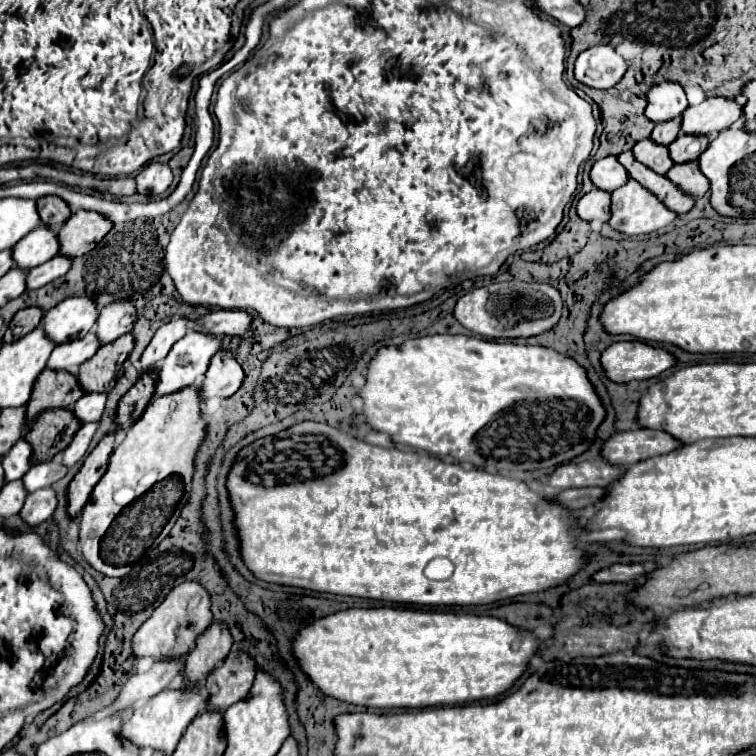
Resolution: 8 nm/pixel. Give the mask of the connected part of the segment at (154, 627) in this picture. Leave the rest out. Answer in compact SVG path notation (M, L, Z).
M200 583L176 585L136 631L132 639L132 653L134 657L154 657L154 661L184 657L194 647L198 635L202 635L210 625L212 625L212 613L206 589Z

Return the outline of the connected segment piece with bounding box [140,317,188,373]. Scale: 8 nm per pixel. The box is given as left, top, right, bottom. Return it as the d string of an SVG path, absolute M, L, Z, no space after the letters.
M184 317L162 325L140 357L142 373L154 371L158 367L158 361L164 359L164 355L168 355L172 343L176 343L176 339L180 339L186 331L188 331L188 319L184 319Z

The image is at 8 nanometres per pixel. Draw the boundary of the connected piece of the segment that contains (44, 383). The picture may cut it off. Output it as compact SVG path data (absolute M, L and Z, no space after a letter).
M44 369L40 377L34 383L30 401L26 403L26 419L32 425L32 421L46 409L68 409L72 407L80 397L82 389L78 385L78 379L70 375L68 371L50 371Z

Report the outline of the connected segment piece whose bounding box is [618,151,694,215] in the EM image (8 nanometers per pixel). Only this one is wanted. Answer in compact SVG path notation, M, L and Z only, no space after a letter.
M632 151L622 153L618 157L618 161L620 161L620 165L624 165L624 169L628 171L628 175L632 179L636 179L644 189L652 191L666 207L670 207L678 215L688 213L692 209L692 205L694 205L694 199L692 197L688 197L686 193L682 193L680 189L676 189L670 179L654 173L652 169L648 169L640 161L636 161L634 155L632 155Z

